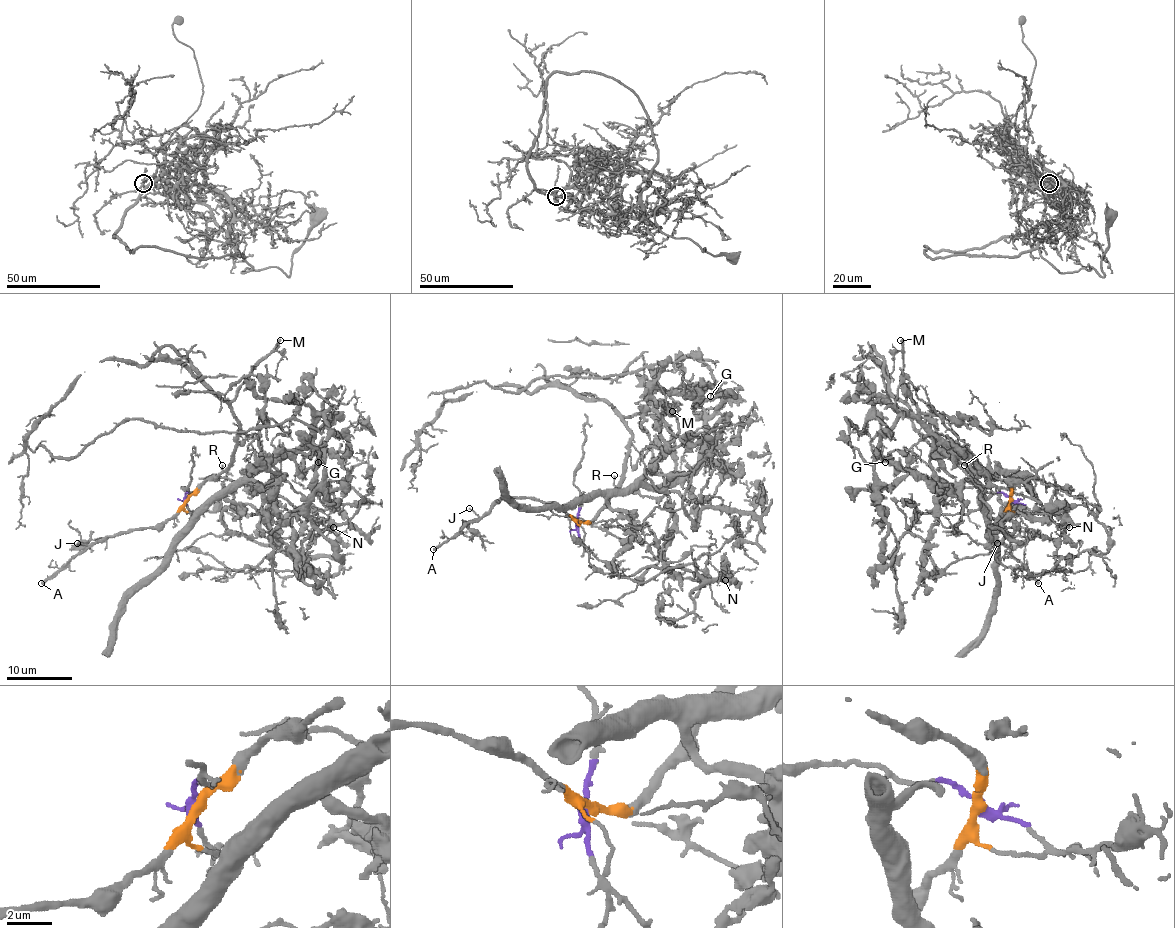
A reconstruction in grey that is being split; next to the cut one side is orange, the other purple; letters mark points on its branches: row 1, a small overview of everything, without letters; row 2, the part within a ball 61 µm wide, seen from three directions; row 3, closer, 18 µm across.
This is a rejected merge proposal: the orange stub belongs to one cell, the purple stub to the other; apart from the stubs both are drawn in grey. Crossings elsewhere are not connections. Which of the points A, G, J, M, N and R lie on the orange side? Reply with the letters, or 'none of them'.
A, J, M, R

